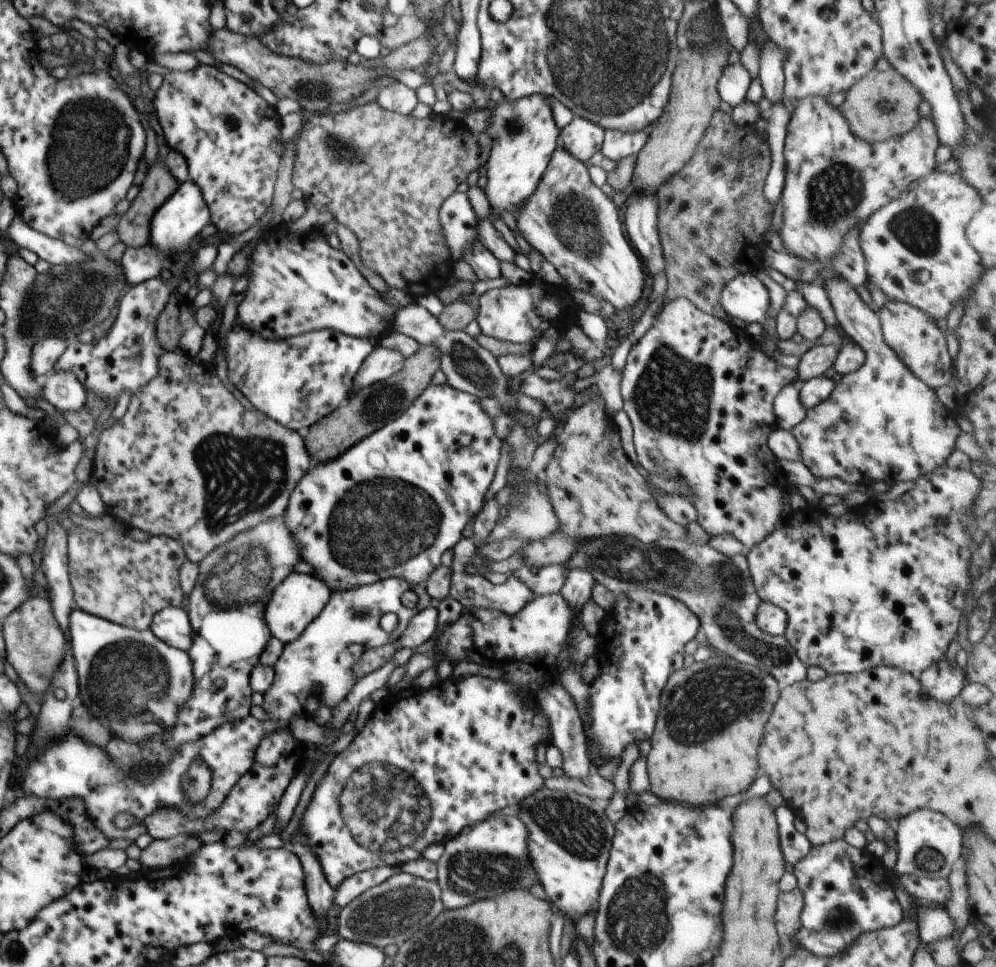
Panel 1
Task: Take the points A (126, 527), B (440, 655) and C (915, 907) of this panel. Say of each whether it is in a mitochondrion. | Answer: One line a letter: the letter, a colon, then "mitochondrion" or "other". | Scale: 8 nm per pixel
A: other
B: other
C: other

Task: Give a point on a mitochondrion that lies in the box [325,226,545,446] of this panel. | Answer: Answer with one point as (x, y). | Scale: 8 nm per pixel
(463, 358)

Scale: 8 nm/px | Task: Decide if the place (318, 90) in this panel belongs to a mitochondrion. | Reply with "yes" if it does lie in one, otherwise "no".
yes

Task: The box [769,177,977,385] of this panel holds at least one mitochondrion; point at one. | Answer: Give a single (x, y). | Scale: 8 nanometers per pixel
(919, 233)

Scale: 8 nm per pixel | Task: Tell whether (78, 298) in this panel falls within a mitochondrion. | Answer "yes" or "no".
yes

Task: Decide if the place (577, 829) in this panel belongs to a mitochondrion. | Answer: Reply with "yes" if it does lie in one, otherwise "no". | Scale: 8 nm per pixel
yes

